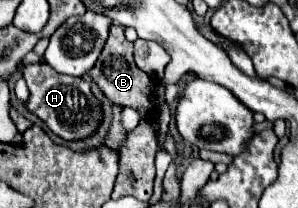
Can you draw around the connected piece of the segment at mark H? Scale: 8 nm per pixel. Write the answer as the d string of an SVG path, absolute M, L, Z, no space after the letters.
M40 61L36 65L24 65L22 73L30 89L30 99L26 101L26 105L34 115L38 115L48 125L52 133L66 141L72 141L84 139L96 131L102 119L100 103L96 101L96 97L90 91L90 85L82 77L60 75L46 61Z

